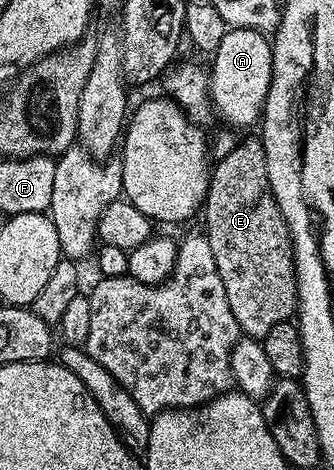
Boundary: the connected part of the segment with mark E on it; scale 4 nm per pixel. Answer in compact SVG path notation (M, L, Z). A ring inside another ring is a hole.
M260 137L245 138L241 143L234 145L226 154L220 155L216 159L209 176L209 190L205 194L205 205L203 215L205 214L204 233L209 235L211 252L215 252L215 268L219 268L219 280L223 280L223 292L227 292L227 304L231 304L231 313L235 315L235 320L239 324L242 335L247 338L256 338L264 340L267 332L275 328L275 324L290 321L297 312L297 273L293 263L293 240L289 236L289 225L279 212L279 204L273 198L271 184L267 180L267 160L265 159L265 149L261 143Z

